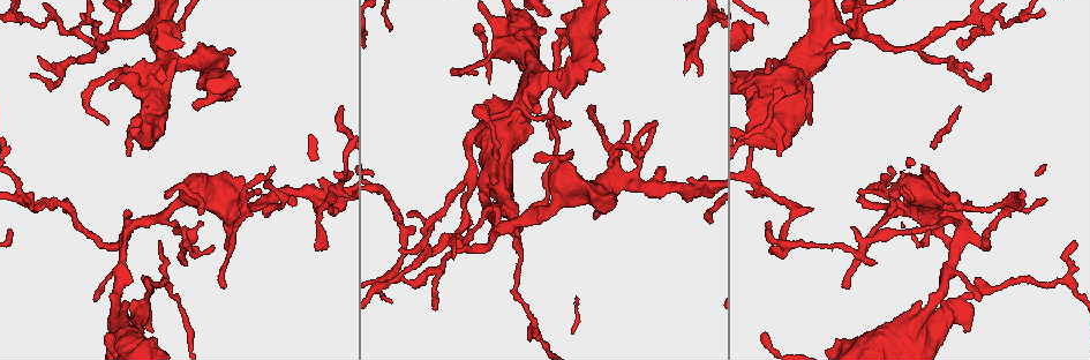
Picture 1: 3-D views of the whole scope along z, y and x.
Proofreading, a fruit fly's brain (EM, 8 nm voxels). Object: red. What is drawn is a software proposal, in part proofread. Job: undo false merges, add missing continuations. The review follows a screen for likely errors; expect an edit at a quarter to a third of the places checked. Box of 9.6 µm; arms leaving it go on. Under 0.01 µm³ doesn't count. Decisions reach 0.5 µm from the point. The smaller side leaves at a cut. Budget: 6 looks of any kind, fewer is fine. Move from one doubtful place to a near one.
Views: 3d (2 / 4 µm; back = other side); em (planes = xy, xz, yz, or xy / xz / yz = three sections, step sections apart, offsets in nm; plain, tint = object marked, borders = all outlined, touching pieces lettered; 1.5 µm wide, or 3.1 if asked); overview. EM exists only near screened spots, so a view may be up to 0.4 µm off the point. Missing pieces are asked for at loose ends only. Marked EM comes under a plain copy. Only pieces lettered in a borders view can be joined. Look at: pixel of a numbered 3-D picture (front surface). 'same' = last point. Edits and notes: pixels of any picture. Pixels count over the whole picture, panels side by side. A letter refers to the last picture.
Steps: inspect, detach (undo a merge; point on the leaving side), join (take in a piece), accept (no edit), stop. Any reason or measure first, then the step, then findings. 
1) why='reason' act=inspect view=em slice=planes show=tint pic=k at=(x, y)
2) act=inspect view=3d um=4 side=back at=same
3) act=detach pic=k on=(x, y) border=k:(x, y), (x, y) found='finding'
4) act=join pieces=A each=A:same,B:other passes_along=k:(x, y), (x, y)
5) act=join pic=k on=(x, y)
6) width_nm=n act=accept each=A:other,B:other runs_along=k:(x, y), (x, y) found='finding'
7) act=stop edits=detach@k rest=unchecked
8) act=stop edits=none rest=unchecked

why='an open end' act=inspect view=em slice=planes show=tint pic=1 at=(886, 211)

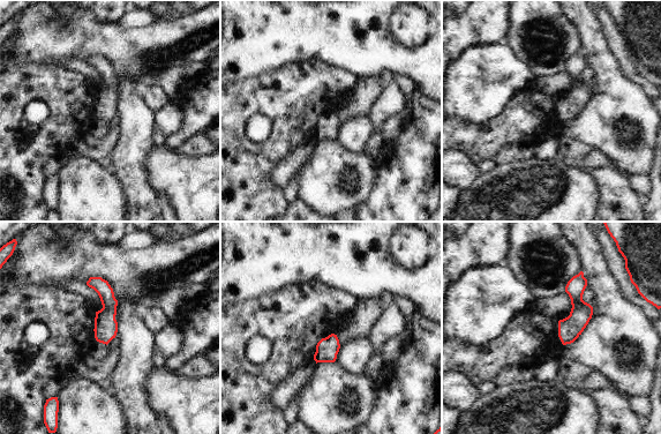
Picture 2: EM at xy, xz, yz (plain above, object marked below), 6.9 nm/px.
why='see the neighbours' act=inspect view=em slice=planes show=borders at=same

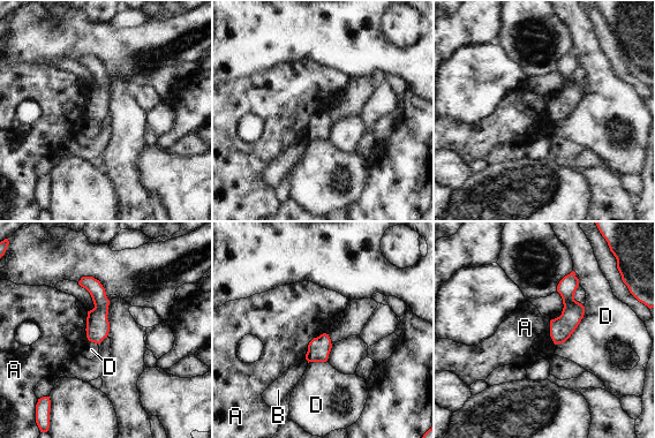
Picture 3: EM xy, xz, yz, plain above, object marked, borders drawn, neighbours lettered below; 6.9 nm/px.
act=accept each=A:other,B:other,D:other border=3:(323, 332), (309, 342), (305, 357) found='none of them fits'

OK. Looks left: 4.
why='a narrow waist' act=inspect view=em slice=planes show=borders pic=1 at=(551, 91)

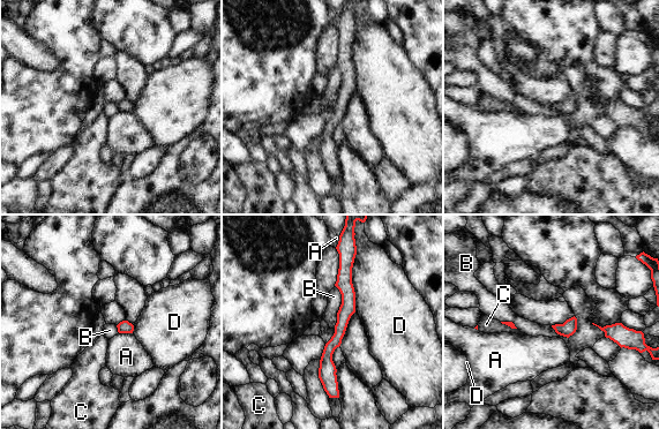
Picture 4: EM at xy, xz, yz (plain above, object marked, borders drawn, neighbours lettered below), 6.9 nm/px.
act=accept each=A:other,B:other,C:other,D:other runs_along=4:(345, 257), (346, 310), (328, 351), (331, 394) found='continuous, no second cell'

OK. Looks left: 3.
why='branch stops here' act=inspect view=3d um=2 pic=1 at=(810, 125)

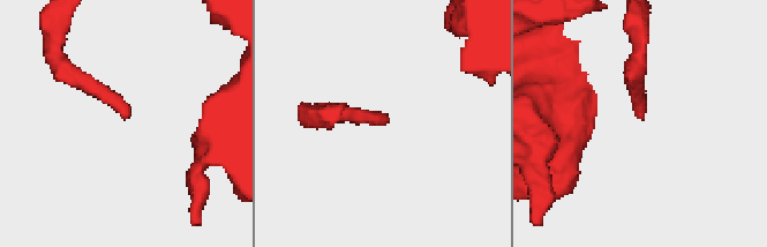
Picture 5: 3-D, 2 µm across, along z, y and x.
act=inspect view=em slice=planes show=borders pic=5 at=(642, 117)

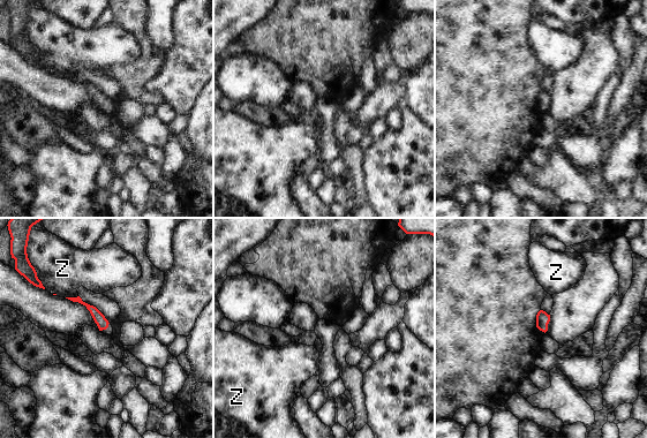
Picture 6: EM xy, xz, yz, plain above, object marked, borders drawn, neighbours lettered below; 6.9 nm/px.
longest_contact=Z:100nm act=accept each=Z:other border=6:(77, 295), (65, 297) found='none of them fits'

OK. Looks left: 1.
act=stop edits=none rest=unchecked

